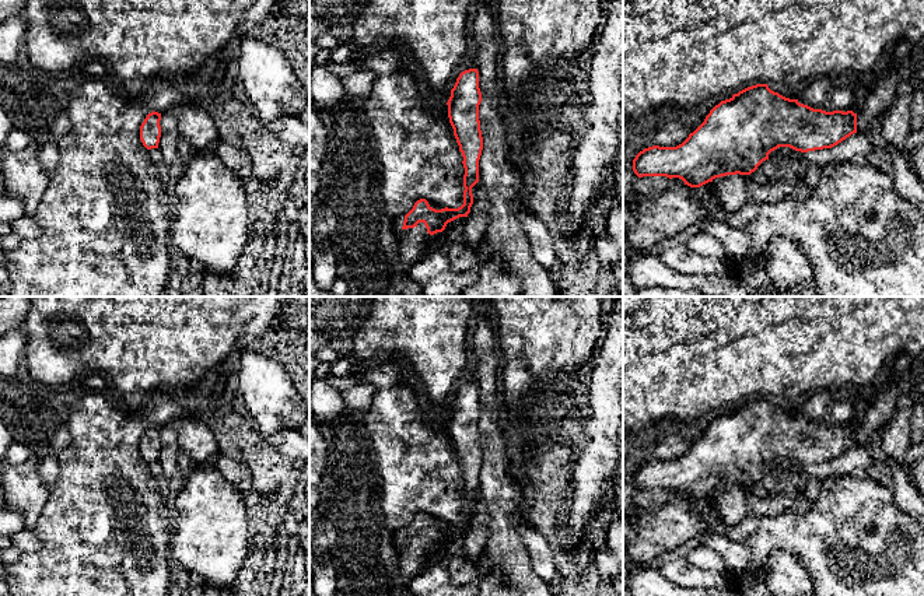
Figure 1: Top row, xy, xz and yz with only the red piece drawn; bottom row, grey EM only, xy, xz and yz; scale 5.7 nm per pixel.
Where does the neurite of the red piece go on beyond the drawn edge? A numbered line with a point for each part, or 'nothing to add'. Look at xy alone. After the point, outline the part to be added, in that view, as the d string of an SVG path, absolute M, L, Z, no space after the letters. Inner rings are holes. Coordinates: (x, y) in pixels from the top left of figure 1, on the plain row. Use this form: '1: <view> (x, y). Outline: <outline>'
nothing to add

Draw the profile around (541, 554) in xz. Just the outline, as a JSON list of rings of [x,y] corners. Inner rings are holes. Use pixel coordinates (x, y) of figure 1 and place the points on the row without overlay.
[[[522,523],[519,527],[524,544],[529,553],[532,567],[549,585],[559,578],[553,550],[545,536],[532,527],[529,523]]]

